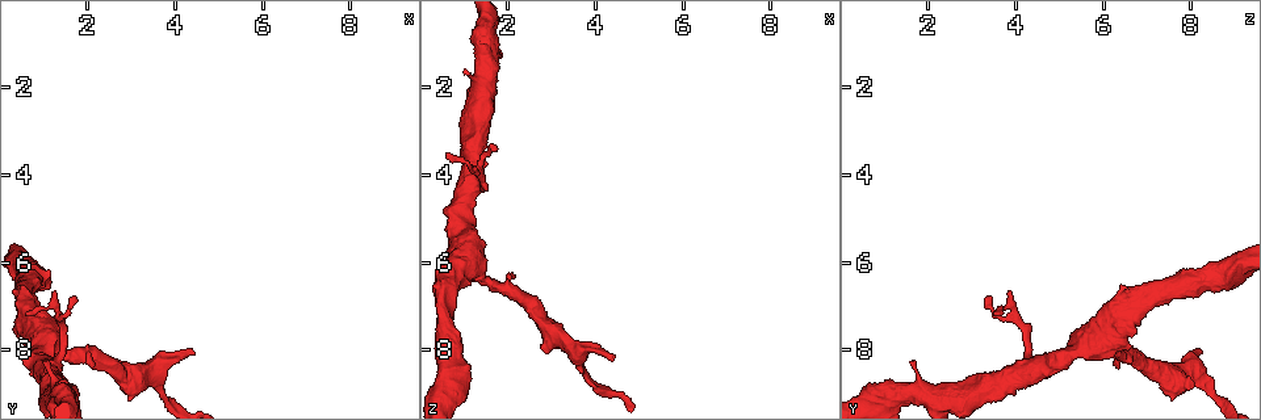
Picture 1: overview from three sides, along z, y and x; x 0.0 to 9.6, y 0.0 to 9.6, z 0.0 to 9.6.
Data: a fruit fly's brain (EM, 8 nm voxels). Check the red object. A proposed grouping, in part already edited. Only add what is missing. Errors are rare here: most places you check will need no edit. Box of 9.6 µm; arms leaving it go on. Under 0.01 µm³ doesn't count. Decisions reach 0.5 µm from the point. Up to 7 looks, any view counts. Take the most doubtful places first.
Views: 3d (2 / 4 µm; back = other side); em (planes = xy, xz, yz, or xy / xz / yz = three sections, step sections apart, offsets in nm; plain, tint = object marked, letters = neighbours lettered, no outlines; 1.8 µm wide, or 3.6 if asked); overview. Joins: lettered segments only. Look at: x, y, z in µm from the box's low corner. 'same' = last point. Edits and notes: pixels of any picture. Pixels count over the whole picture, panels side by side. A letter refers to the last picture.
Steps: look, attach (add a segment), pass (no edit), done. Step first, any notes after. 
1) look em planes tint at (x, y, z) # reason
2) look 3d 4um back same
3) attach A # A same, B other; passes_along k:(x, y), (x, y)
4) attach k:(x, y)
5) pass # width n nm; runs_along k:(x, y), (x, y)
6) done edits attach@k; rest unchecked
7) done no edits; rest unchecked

look 3d 4um at (1.10, 8.30, 1.50) # thick end

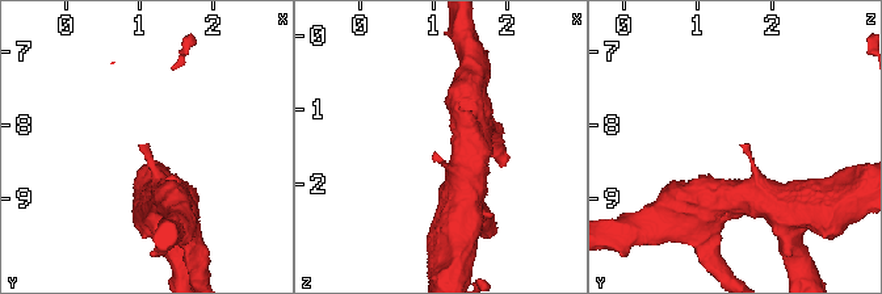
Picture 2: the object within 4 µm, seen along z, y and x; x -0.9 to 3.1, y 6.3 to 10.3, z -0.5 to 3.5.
look em yz step 8 letters at (1.05, 8.30, 1.55) # need the tissue

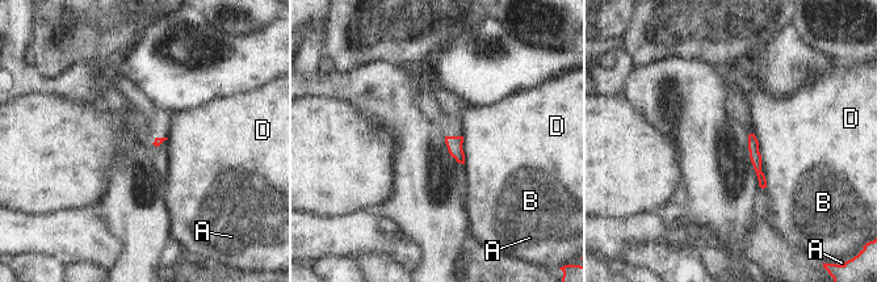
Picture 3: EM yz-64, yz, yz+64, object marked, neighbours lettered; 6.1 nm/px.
look em planes letters same # cut it another way

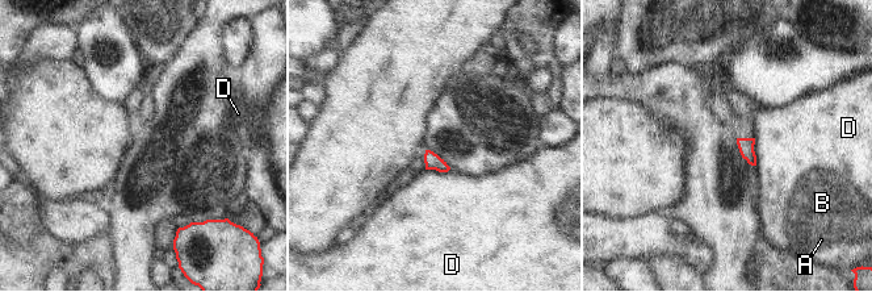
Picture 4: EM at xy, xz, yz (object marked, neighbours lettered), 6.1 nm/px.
pass # A other, B other, D other; border 4:(754, 138), (757, 165); none of them fits

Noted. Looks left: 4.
look 3d 4um at (4.45, 8.10, 8.15) # an open end

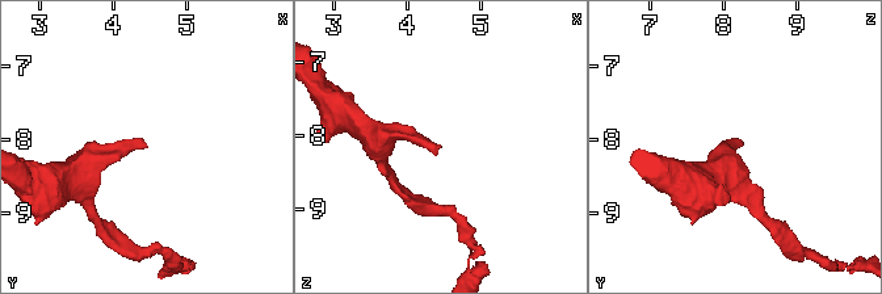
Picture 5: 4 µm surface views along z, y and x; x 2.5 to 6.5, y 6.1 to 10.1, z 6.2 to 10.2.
look em planes plain at (4.45, 8.05, 8.10) # now the EM

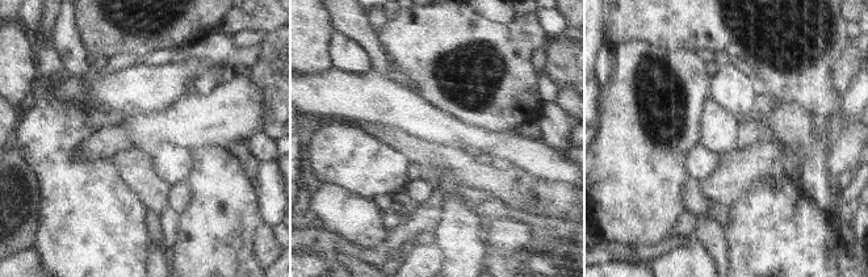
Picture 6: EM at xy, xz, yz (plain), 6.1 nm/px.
look em planes letters same # see the neighbours

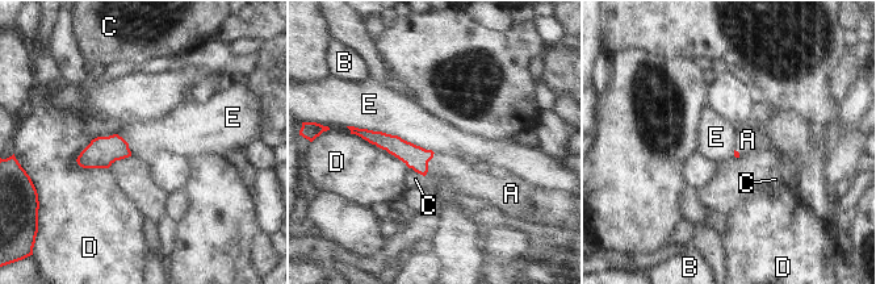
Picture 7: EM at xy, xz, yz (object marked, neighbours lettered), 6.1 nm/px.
attach A # A same, B other, C other, D other, E other; passes_along 7:(415, 157), (427, 163), (461, 174); the neuron continues

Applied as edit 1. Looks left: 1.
done edits attach@7; rest unchecked

